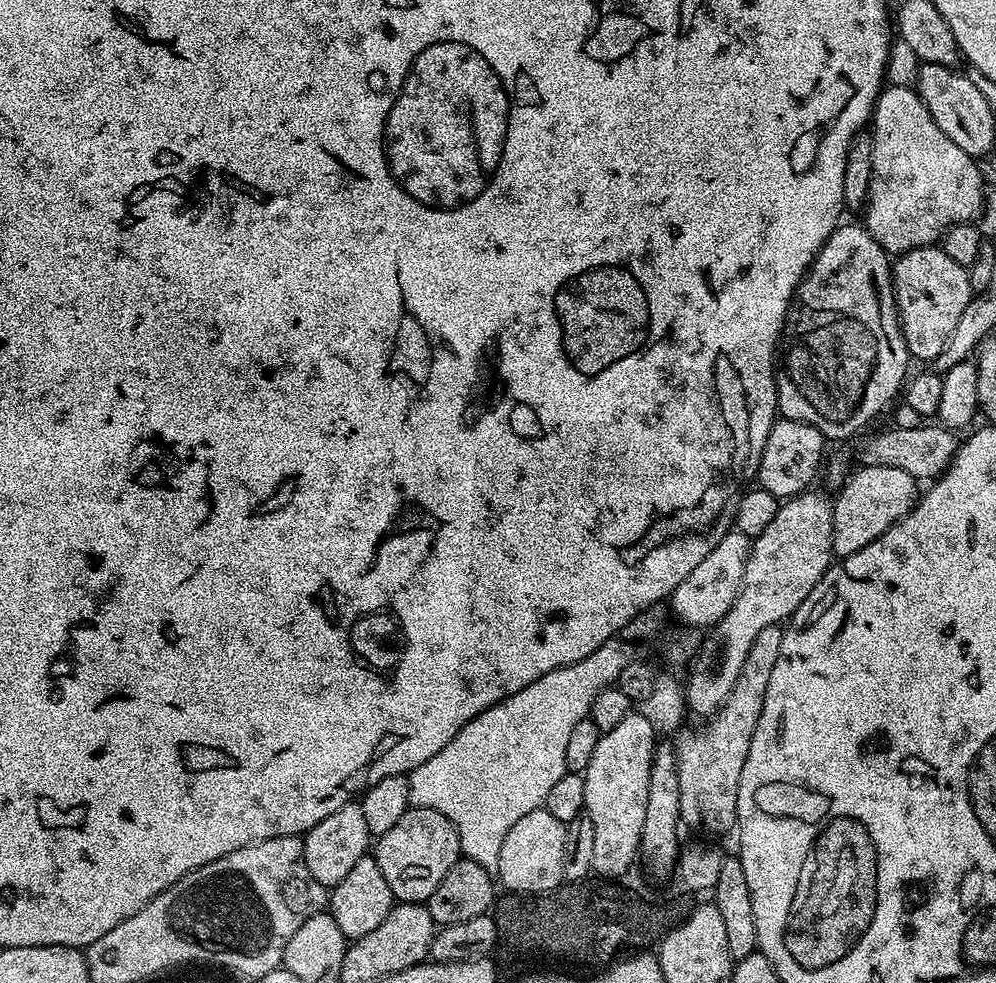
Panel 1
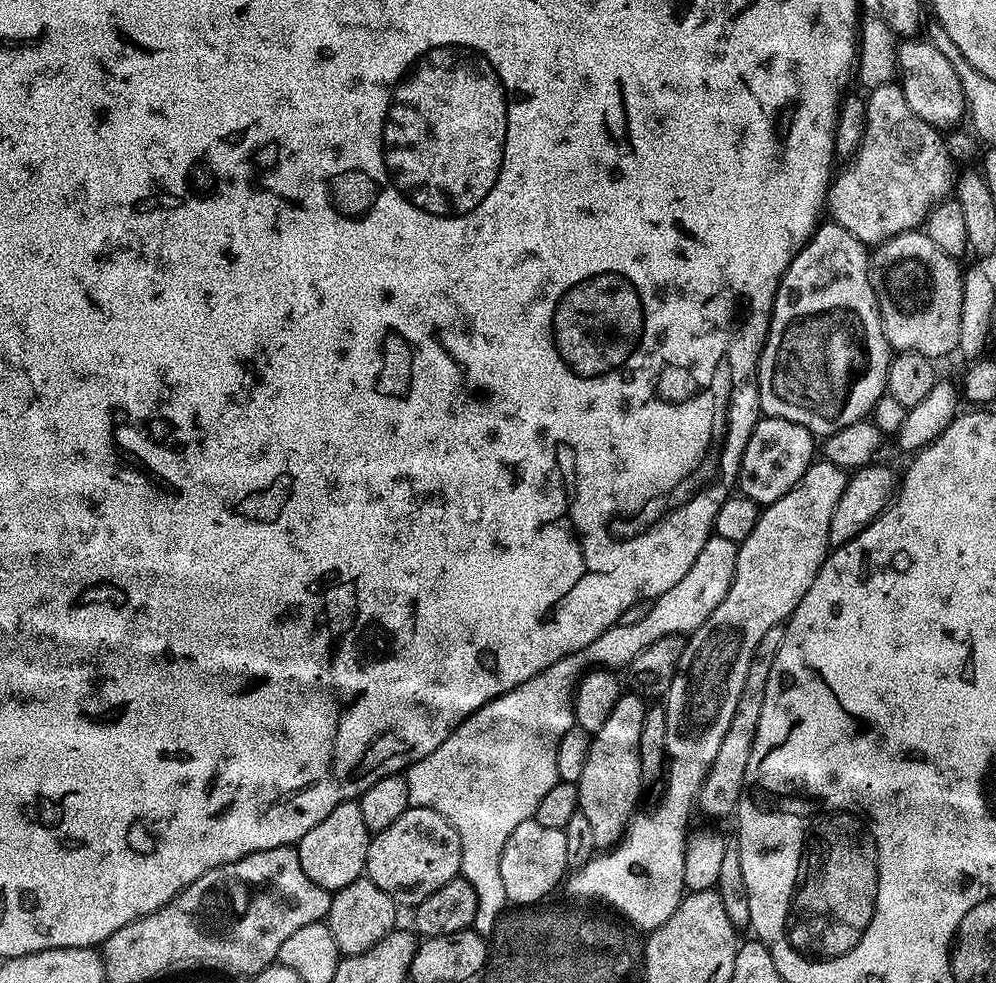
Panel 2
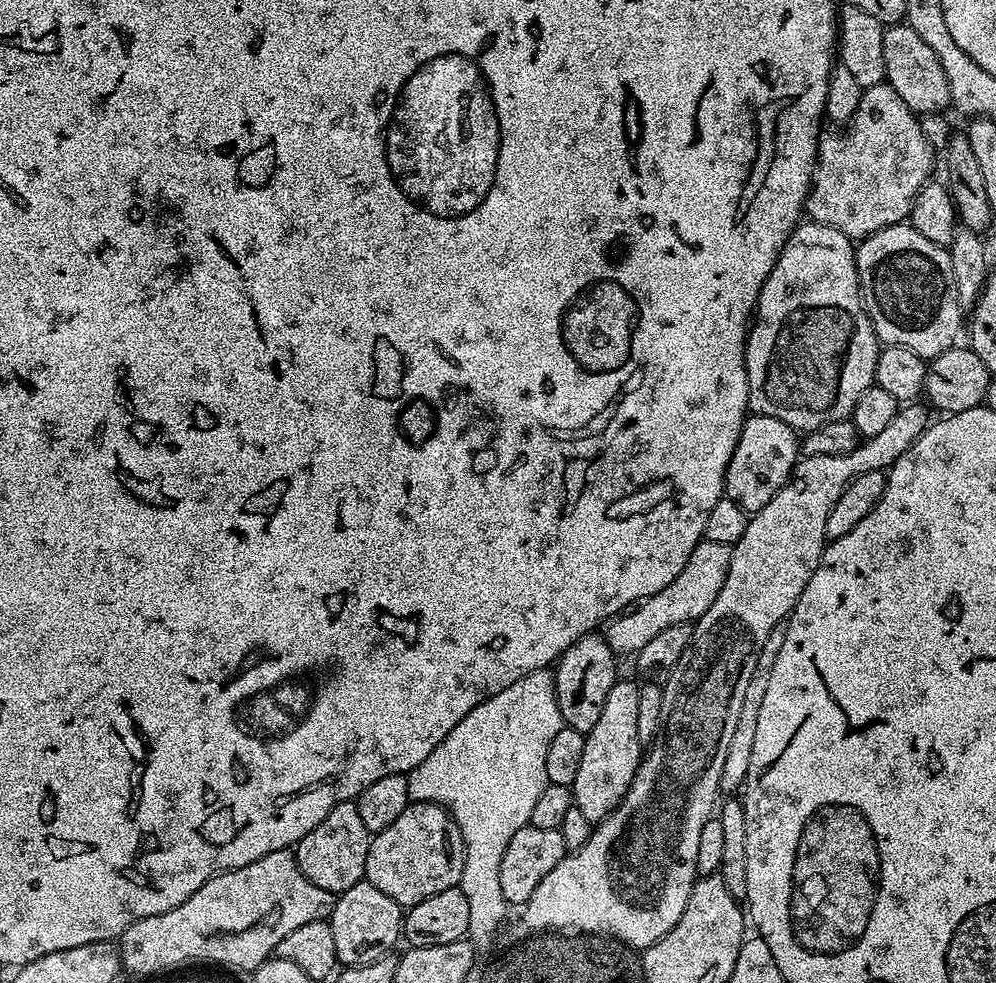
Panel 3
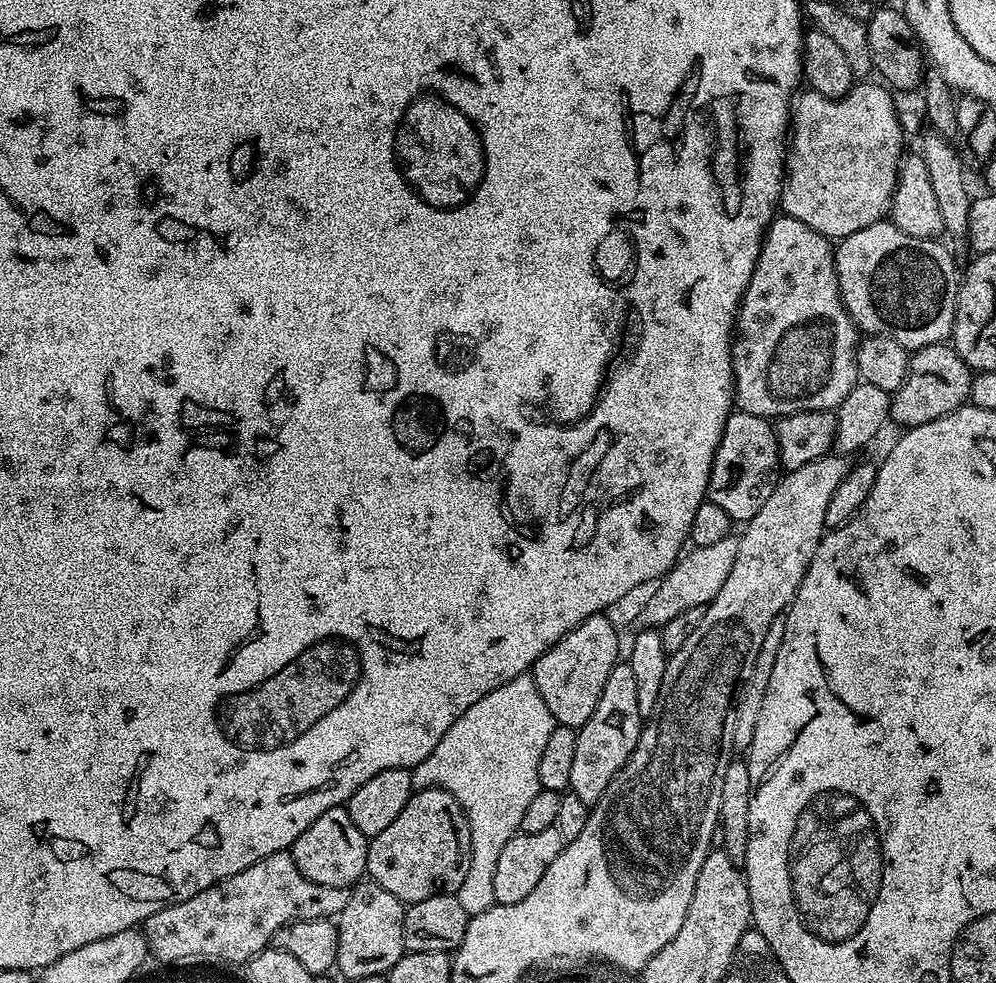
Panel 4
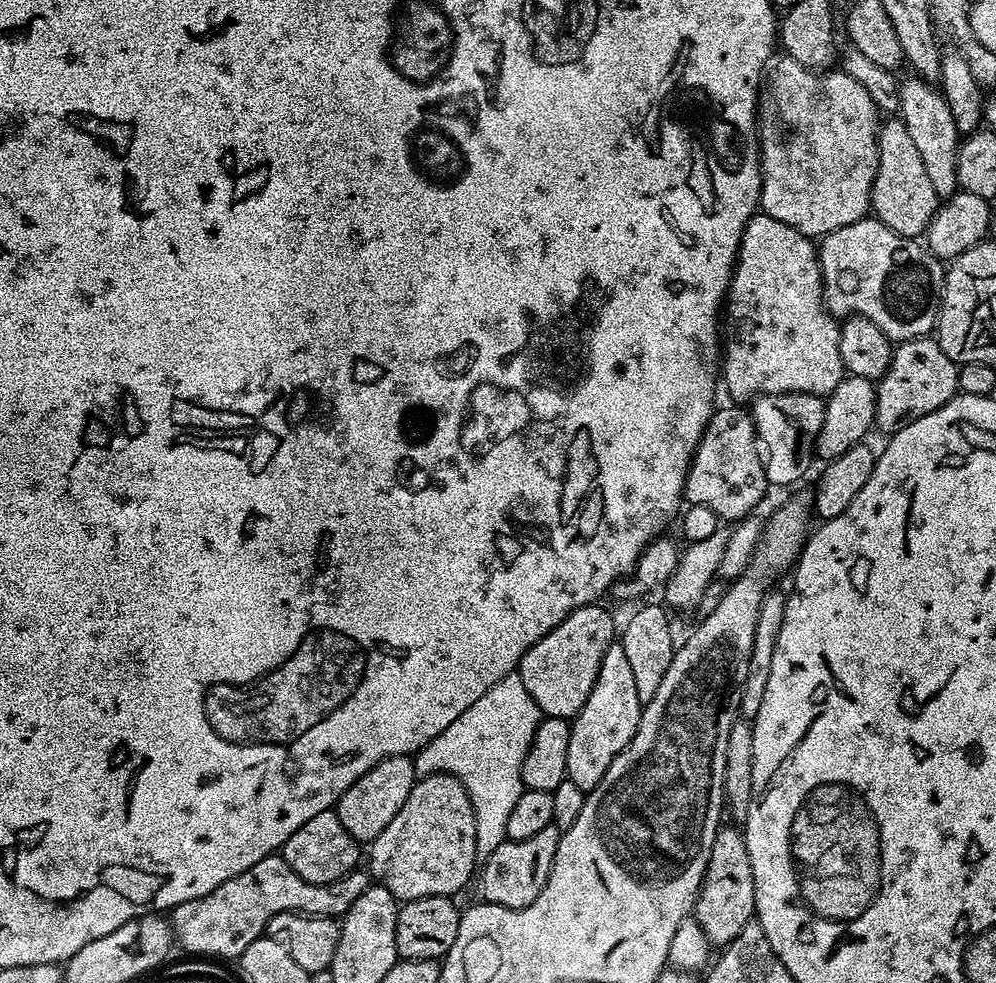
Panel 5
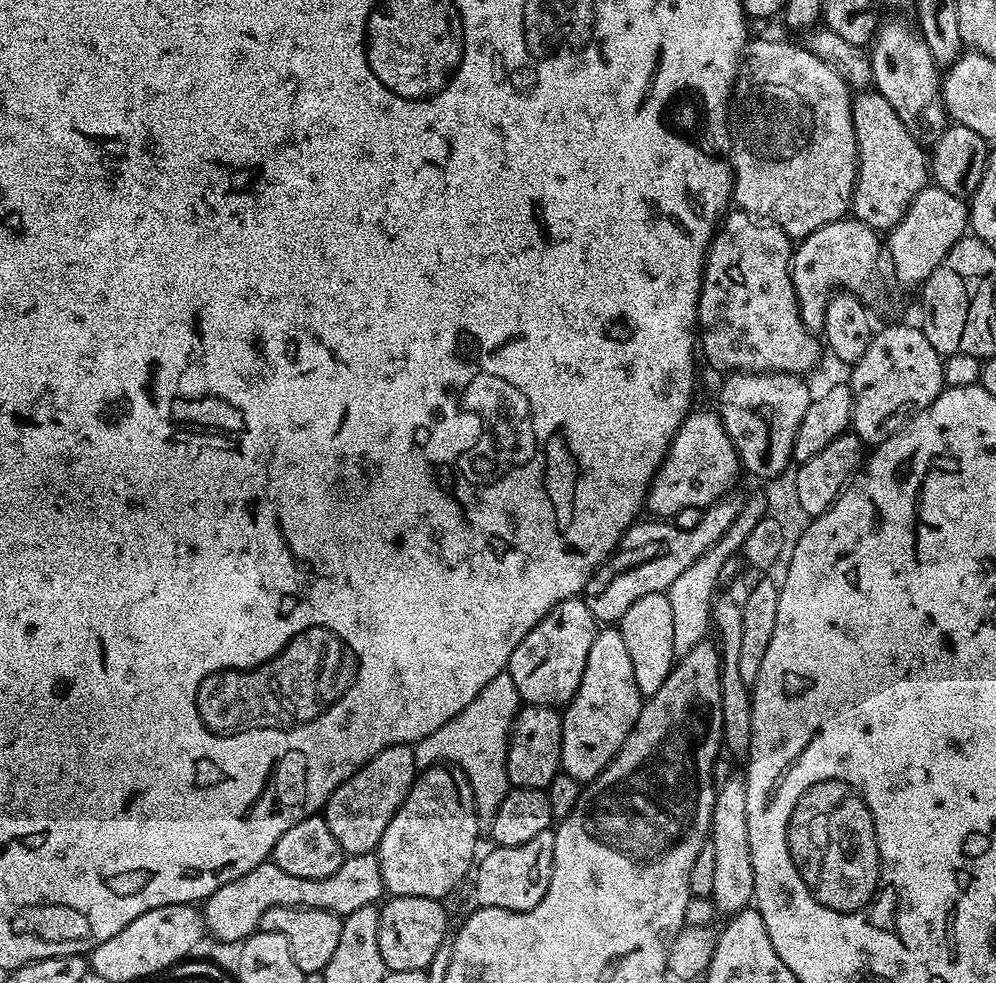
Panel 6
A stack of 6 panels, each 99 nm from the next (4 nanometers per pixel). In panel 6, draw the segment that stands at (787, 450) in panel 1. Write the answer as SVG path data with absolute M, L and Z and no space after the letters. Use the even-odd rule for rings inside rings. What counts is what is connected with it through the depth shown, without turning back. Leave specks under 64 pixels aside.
M693 410L674 434L664 463L648 487L647 511L652 511L656 518L674 518L687 508L706 509L725 499L739 476L742 476L740 455L719 415L715 411Z

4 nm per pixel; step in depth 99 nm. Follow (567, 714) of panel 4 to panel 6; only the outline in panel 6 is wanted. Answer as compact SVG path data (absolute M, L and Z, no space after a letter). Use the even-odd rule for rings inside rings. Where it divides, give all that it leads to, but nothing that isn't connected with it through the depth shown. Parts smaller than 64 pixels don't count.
M571 596L566 602L558 602L558 606L554 606L554 610L550 614L546 614L546 618L542 618L542 622L538 622L538 626L534 626L534 630L530 630L530 634L526 634L526 638L522 638L522 642L518 642L518 646L514 646L514 654L510 654L510 662L506 670L510 674L510 678L514 678L514 686L518 686L518 694L521 701L524 704L544 704L548 708L567 706L574 698L574 694L582 682L582 670L586 670L586 657L590 654L590 646L594 646L594 638L597 631L598 622L594 618L594 614L590 614L590 606L586 606L583 598Z

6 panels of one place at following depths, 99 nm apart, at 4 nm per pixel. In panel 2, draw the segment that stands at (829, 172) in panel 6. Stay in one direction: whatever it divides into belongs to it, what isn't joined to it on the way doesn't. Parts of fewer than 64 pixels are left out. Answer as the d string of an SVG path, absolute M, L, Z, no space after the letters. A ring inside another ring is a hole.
M896 82L878 86L867 93L866 134L862 138L862 146L856 151L856 155L851 159L850 164L852 164L852 166L846 172L842 173L841 176L839 173L839 175L833 179L828 189L828 203L826 208L830 216L832 212L831 219L835 224L842 226L846 230L850 230L850 234L854 234L854 238L858 238L866 246L879 246L903 232L917 231L917 229L923 225L924 221L928 219L928 215L931 214L932 209L935 208L937 204L943 204L945 200L949 199L950 193L954 188L954 173L952 174L954 161L947 150L945 137L942 135L941 129L922 122L922 118L918 118L918 114L914 114L914 110L910 110L910 106L906 106L904 92L900 88L899 83Z

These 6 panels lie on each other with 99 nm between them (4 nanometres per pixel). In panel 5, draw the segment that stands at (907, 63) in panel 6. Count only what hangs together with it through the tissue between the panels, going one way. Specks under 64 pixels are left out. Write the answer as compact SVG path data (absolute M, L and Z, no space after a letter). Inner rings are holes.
M915 74L909 77L909 80L901 79L898 84L900 96L898 118L906 126L910 139L914 141L914 146L922 157L926 175L930 178L937 197L947 198L958 190L956 152L960 148L962 137L958 126L954 126L954 114L950 114L950 106L939 87L921 80Z

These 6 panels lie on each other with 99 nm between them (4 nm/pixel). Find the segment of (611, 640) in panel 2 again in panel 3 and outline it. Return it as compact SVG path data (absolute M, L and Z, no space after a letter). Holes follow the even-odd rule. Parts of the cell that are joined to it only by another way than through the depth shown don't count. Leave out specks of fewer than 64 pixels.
M702 540L674 582L658 594L647 596L645 600L639 601L631 610L615 617L607 625L606 639L610 650L621 657L640 653L646 646L646 642L652 641L662 630L667 627L678 626L679 624L689 624L700 619L700 616L713 605L714 599L718 596L718 591L725 584L726 574L729 572L732 548L724 543L710 542Z

